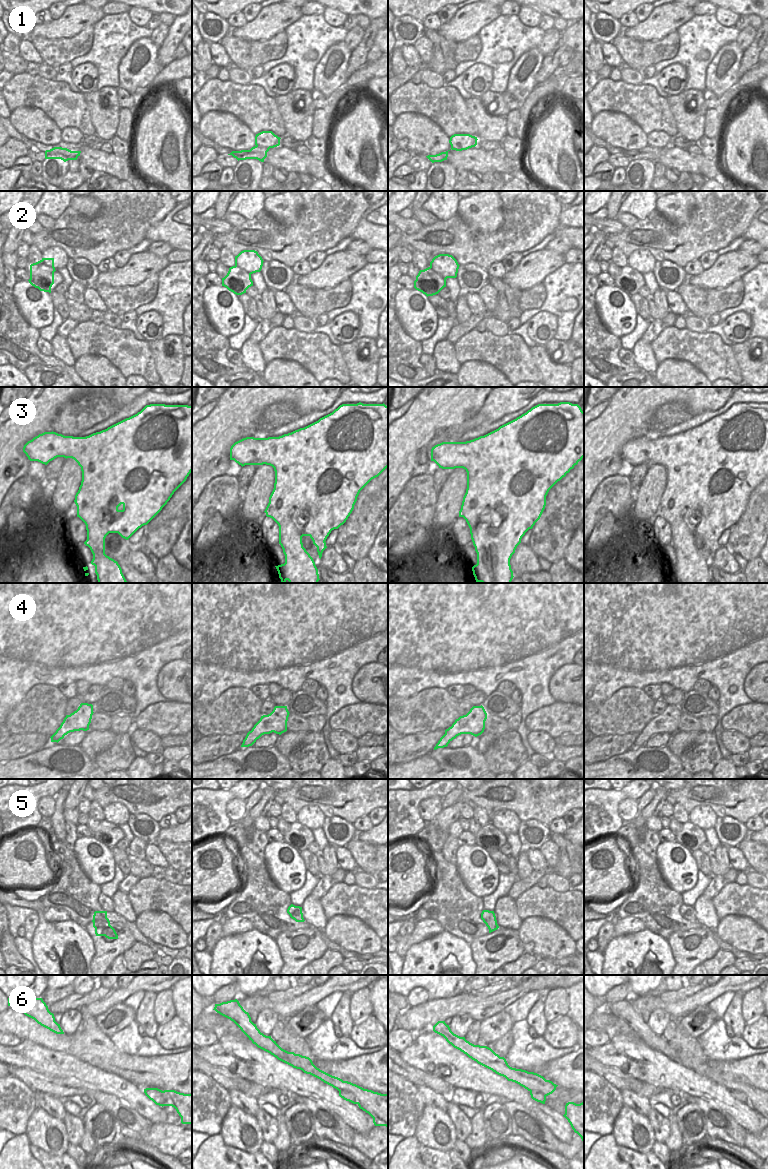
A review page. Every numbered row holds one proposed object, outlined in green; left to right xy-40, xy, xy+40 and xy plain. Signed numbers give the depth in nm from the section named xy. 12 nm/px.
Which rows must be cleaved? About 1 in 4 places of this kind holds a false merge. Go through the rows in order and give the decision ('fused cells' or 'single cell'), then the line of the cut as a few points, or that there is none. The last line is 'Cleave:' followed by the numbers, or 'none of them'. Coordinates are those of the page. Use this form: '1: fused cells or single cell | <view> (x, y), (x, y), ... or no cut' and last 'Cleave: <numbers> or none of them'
1: single cell | no cut
2: single cell | no cut
3: single cell | no cut
4: single cell | no cut
5: fused cells | xy+40 (494, 915), (488, 918), (481, 918)
6: fused cells | xy (338, 1090), (350, 1091), (355, 1096), (357, 1103)
Cleave: 5, 6

